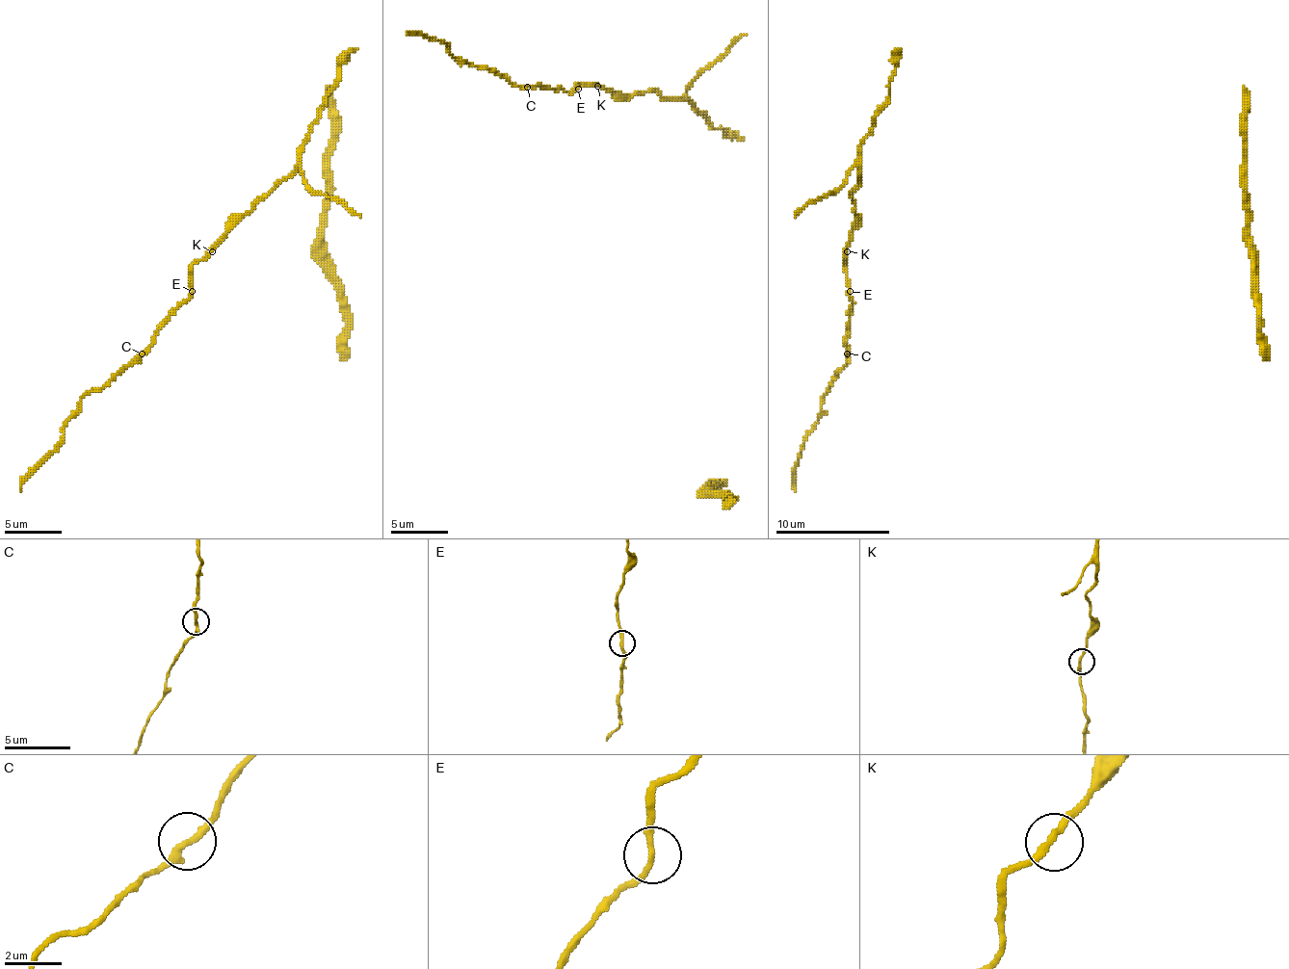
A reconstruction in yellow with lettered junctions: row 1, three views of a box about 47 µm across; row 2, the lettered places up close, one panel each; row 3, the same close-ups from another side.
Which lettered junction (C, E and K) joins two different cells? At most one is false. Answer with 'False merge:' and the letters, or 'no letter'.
False merge: C

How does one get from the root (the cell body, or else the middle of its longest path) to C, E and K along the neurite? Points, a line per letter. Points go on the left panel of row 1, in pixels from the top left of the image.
C: (346, 58), (334, 89), (326, 97), (326, 106), (301, 145), (301, 163), (192, 266), (192, 294), (141, 354)
E: (346, 58), (340, 65), (334, 89), (326, 97), (326, 106), (301, 145), (301, 163), (192, 266), (192, 291)
K: (346, 58), (340, 65), (334, 89), (326, 97), (326, 106), (301, 145), (301, 163), (244, 214), (212, 251)

